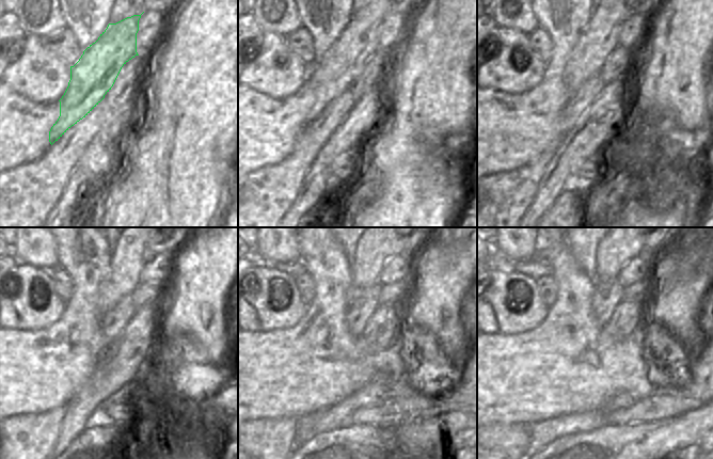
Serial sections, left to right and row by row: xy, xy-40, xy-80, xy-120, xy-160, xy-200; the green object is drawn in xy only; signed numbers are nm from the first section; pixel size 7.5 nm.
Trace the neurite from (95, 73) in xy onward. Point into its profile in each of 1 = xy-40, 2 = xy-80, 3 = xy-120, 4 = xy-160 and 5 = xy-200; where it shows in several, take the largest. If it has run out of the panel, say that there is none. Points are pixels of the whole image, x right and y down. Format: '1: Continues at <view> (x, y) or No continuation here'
1: Continues at xy-40 (342, 64)
2: Continues at xy-80 (588, 56)
3: Continues at xy-120 (135, 249)
4: Continues at xy-160 (374, 249)
5: Continues at xy-200 (616, 249).

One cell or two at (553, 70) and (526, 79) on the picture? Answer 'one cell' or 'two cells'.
two cells

